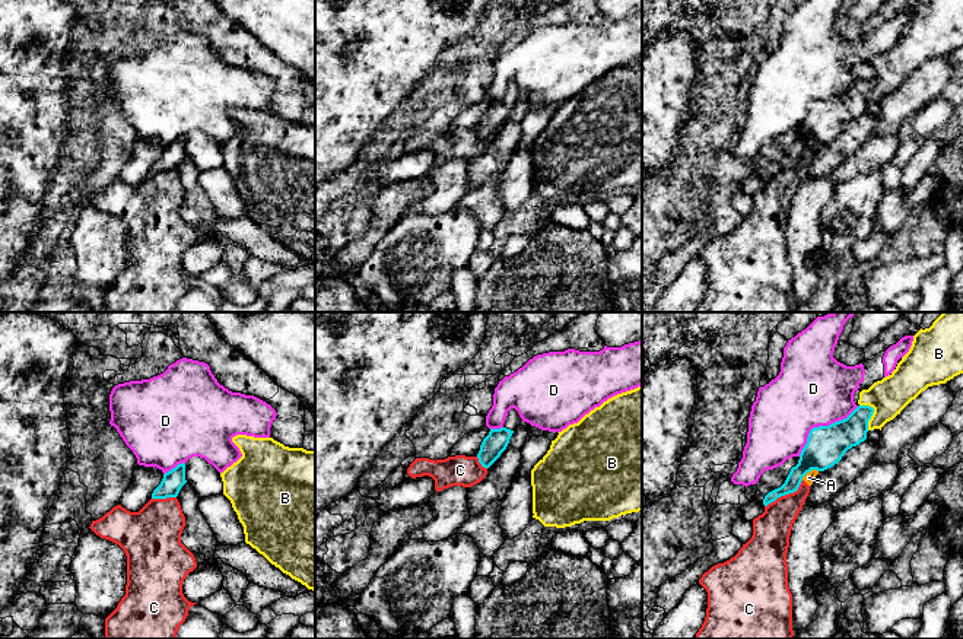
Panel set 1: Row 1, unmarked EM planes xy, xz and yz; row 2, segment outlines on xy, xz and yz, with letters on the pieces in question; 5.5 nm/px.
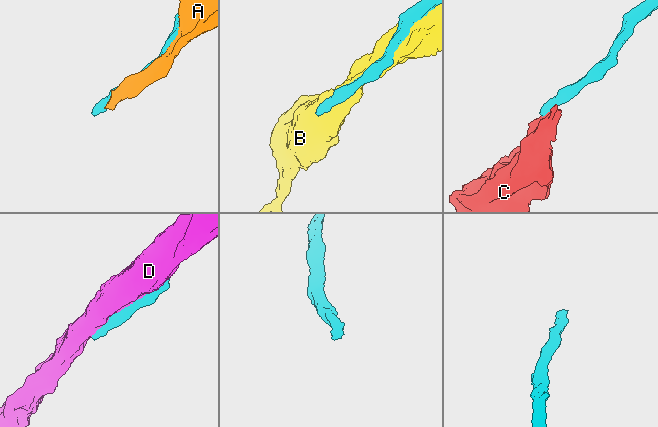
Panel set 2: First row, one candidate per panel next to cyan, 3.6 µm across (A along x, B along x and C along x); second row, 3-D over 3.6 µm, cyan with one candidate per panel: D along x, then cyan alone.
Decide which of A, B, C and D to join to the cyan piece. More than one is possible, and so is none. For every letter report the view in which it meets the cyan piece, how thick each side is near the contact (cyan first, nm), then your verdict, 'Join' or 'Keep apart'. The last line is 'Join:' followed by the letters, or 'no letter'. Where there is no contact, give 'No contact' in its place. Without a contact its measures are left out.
A: Touches cyan in yz. Thickness 220 nm (cyan) against 60 nm. Keep apart
B: Touches cyan in yz. Thickness 170 nm (cyan) against 200 nm. Keep apart
C: Touches cyan in yz. Thickness 140 nm (cyan) against 200 nm. Keep apart
D: Touches cyan in yz. Thickness 220 nm (cyan) against 400 nm. Keep apart
Join: no letter

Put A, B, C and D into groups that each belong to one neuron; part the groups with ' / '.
A C / B / D

